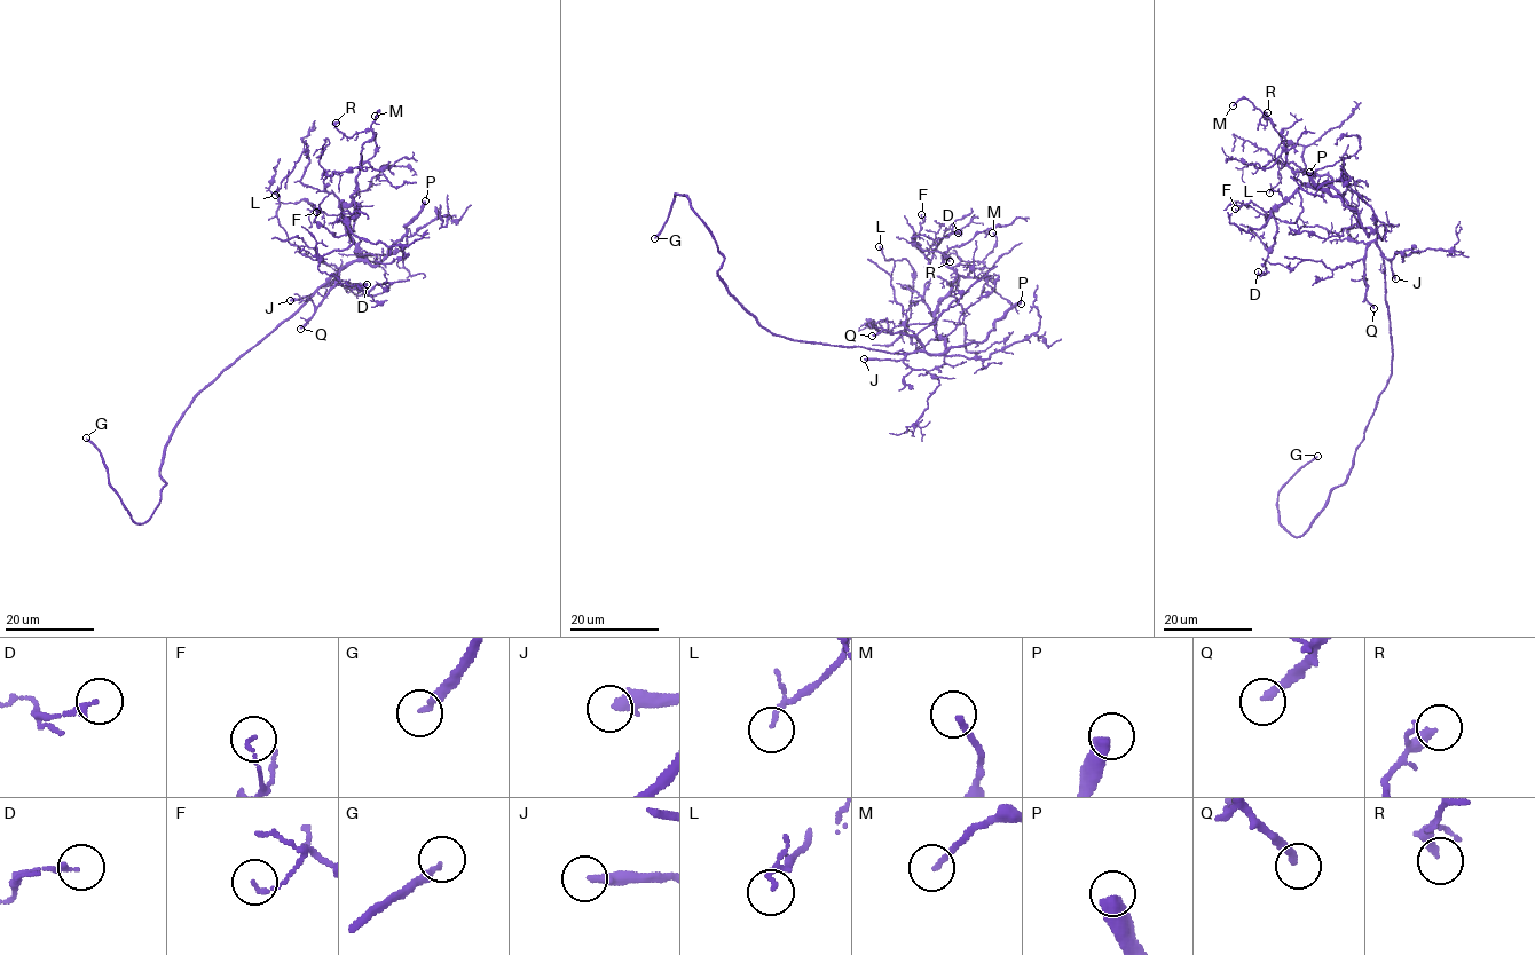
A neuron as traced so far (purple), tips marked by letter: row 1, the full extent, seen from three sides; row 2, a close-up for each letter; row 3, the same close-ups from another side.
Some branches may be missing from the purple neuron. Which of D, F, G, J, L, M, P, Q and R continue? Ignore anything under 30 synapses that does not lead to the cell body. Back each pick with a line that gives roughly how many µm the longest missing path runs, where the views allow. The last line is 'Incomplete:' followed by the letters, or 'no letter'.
G: missing 15 µm
J: missing 40 µm
P: missing 60 µm
Q: missing 50 µm
Incomplete: G, J, P, Q

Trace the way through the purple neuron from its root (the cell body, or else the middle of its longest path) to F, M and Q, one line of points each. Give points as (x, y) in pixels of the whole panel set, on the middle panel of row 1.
F: (836, 345), (908, 354), (945, 350), (935, 330), (935, 310), (953, 285), (931, 271), (914, 243), (921, 214)
M: (836, 345), (942, 354), (944, 341), (935, 330), (936, 306), (951, 283), (984, 266), (997, 239), (992, 233)
Q: (836, 345), (908, 354), (923, 349), (911, 334), (882, 330), (872, 336)

